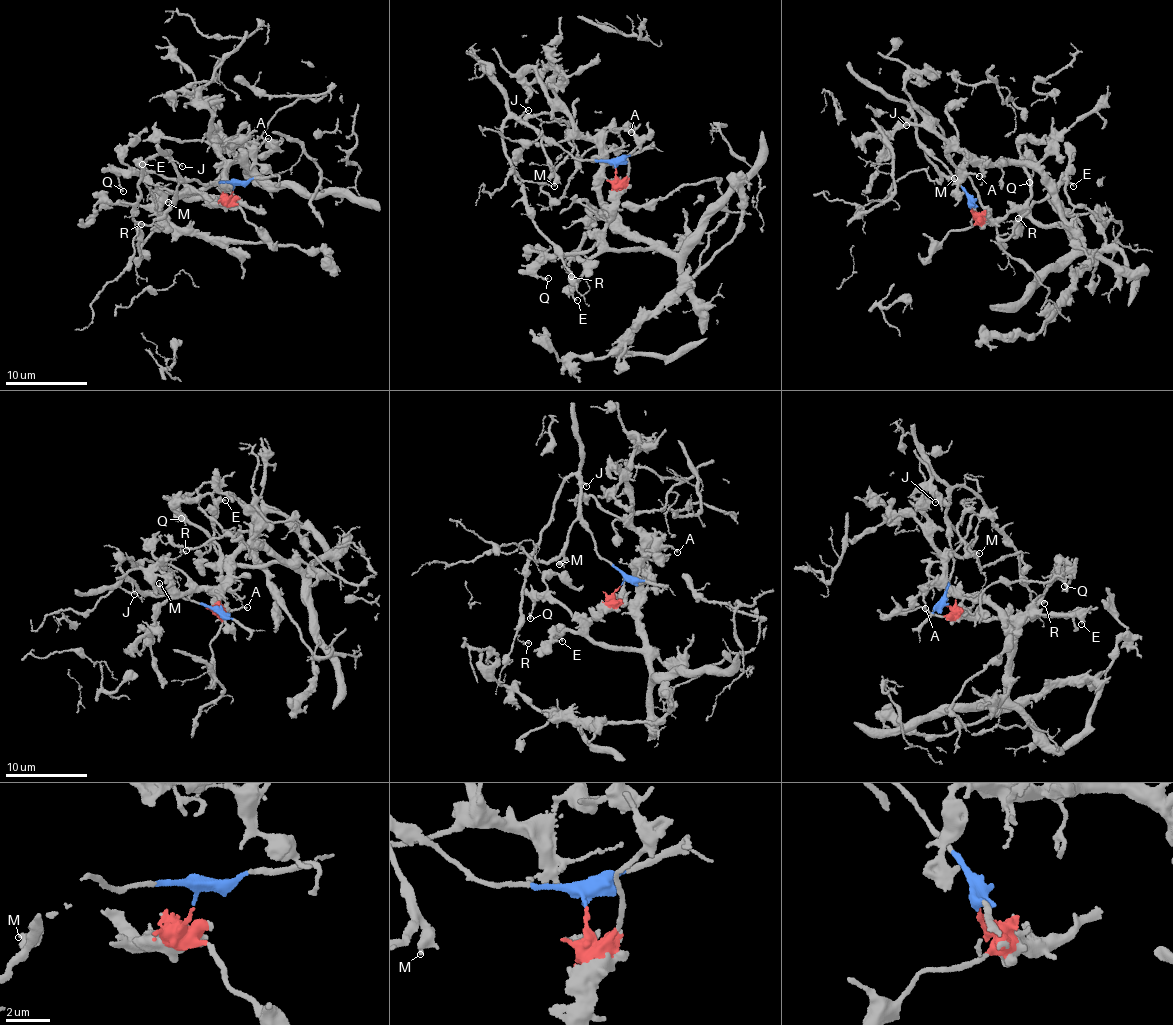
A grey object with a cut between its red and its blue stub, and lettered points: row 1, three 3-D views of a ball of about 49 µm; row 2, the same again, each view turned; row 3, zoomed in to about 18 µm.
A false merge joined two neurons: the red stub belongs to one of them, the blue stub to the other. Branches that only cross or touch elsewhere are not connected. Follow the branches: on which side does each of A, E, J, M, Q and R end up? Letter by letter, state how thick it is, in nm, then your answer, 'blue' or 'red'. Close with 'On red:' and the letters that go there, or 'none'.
A: 110 nm | red
E: 180 nm | red
J: 100 nm | blue
M: 400 nm | blue
Q: 170 nm | red
R: 130 nm | blue
On red: A, E, Q

